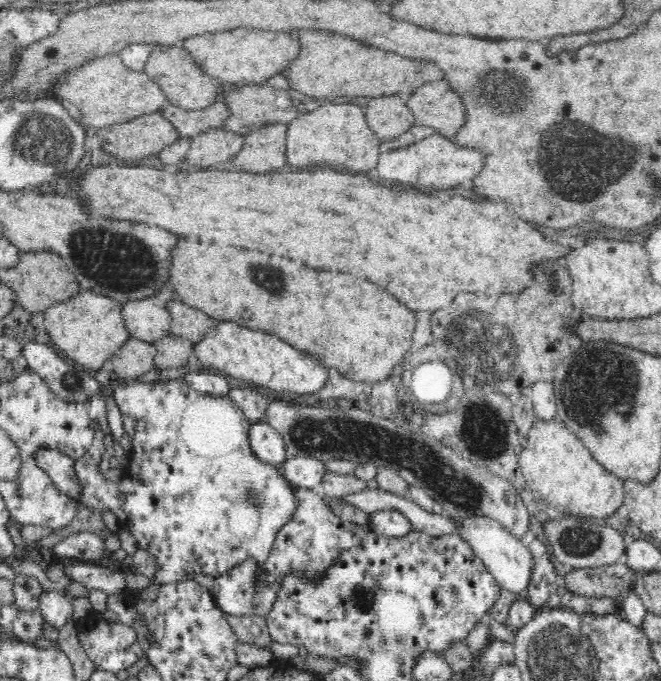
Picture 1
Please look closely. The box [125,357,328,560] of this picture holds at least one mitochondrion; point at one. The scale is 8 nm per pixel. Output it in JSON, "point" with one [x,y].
{"point":[251,496]}

